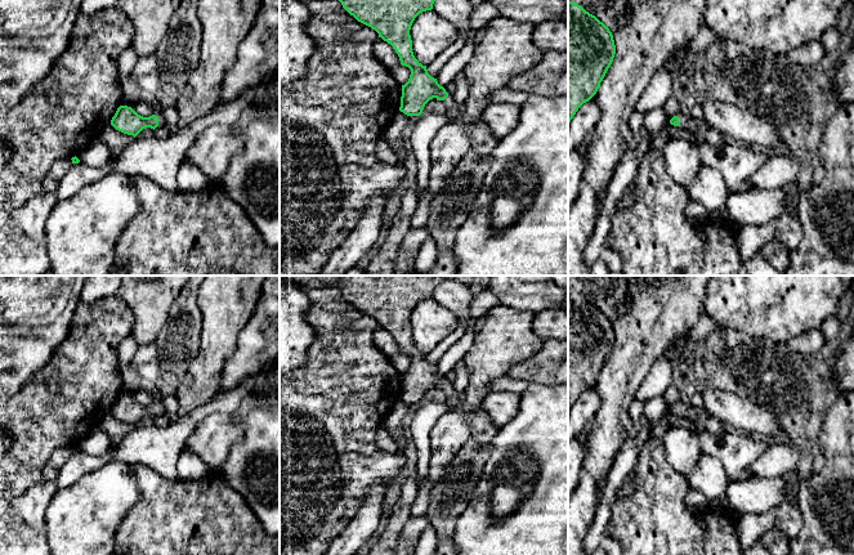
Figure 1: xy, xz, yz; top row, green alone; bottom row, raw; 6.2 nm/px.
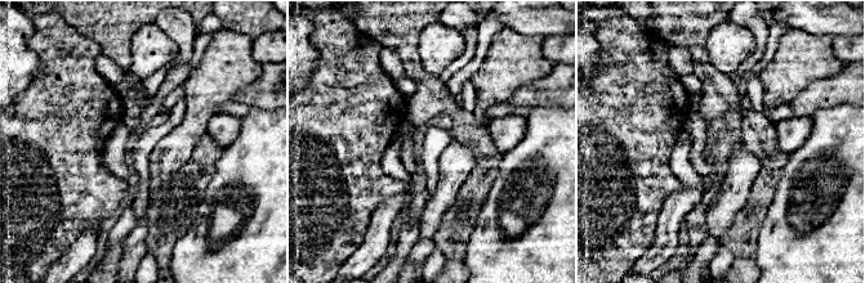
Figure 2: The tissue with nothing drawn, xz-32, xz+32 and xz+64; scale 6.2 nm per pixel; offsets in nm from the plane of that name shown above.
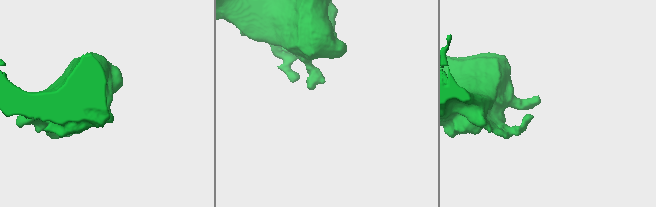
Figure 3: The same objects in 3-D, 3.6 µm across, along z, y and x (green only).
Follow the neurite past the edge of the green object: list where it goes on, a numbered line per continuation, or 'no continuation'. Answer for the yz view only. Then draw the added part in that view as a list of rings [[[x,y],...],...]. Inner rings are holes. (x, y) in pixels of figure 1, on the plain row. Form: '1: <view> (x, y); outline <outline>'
1: yz (702, 417); outline [[[679,402],[678,406],[680,417],[684,417],[694,425],[702,426],[705,430],[708,430],[711,433],[724,431],[724,422],[712,416],[707,409],[688,407],[681,402]]]

